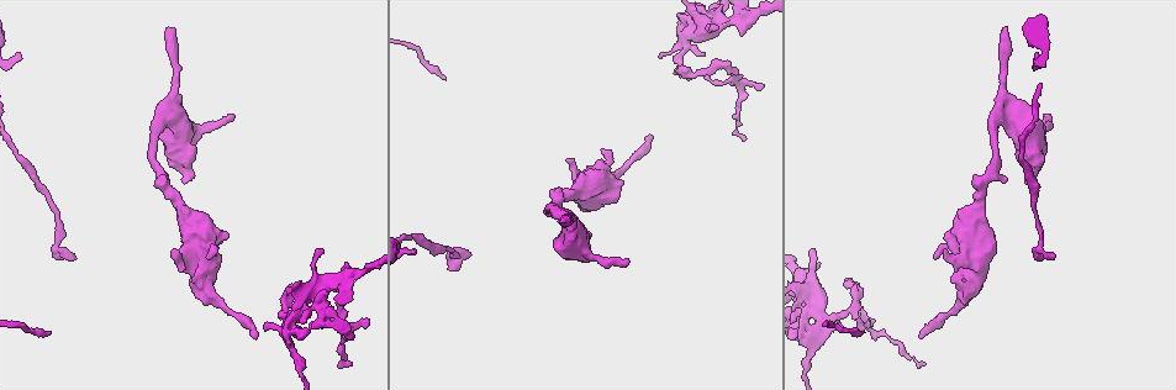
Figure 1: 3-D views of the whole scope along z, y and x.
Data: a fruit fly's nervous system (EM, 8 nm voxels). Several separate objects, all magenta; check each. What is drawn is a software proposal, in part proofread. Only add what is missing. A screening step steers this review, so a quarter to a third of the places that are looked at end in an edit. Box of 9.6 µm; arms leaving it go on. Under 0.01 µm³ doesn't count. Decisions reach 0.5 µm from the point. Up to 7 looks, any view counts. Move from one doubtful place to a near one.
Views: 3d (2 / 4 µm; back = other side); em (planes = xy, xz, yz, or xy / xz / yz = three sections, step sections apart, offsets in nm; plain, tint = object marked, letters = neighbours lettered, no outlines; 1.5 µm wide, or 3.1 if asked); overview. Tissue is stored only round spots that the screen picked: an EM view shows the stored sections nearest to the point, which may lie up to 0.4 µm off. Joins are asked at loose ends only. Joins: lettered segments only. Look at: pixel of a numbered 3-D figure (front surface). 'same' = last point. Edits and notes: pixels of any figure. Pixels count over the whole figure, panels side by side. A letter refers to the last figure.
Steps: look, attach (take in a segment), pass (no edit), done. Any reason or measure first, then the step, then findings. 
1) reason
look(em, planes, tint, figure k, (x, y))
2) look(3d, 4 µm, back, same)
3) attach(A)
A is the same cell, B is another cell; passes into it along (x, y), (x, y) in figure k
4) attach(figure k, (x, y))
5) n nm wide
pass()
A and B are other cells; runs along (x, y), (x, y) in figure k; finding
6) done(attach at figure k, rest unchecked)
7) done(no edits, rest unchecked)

an open end
look(3d, 2 µm, figure 1, (945, 249))

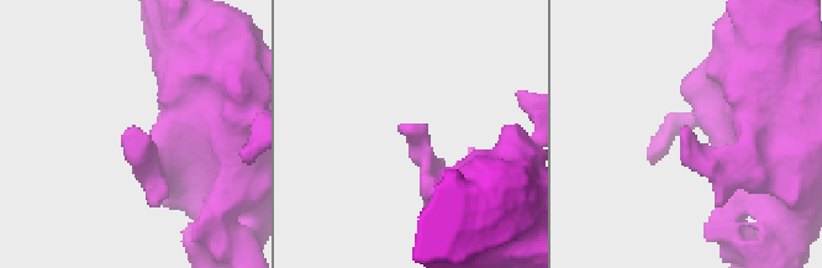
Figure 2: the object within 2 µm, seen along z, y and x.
now the EM
look(em, yz, step 8, tint, figure 2, (410, 125))

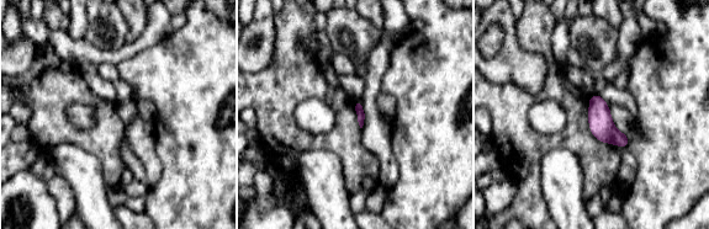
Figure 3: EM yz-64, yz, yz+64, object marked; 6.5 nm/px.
look(em, yz, step 8, letters, same)

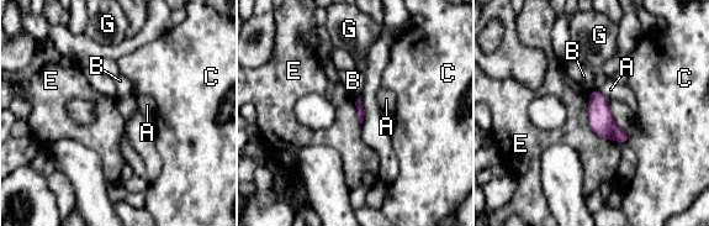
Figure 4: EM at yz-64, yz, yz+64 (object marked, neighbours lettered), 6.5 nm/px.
E touches over 340 nm
pass()
A, B, C, E and G are other cells; border along (588, 93), (588, 124), (608, 140) in figure 4; none of them fits

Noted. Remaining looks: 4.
thin end
look(3d, 4 µm, figure 1, (910, 359))

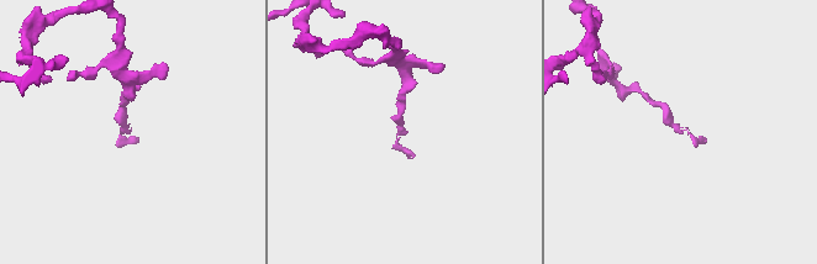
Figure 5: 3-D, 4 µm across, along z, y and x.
look(em, planes, letters, figure 5, (678, 130))

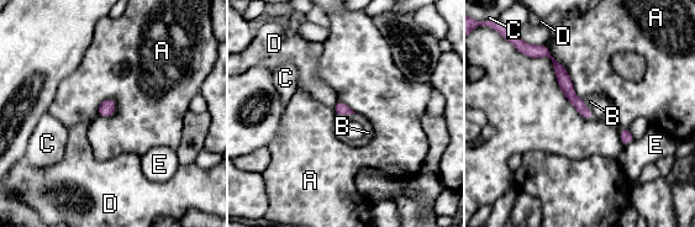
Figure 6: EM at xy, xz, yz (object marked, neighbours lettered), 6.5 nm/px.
80 nm wide
attach(B)
B is the same cell, A, C, D and E are other cells; passes into it along (564, 82), (589, 110), (590, 101) in figure 6; the neuron continues

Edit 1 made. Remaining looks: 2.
done(attach at figure 6, rest unchecked)

